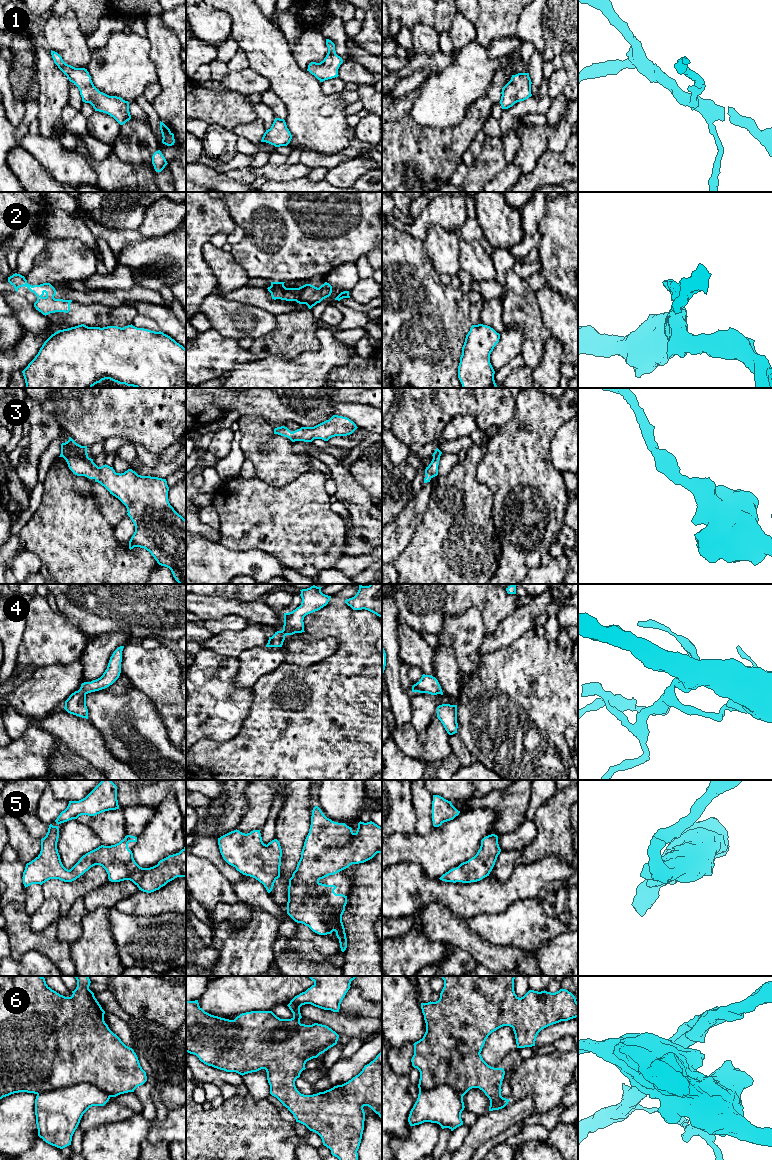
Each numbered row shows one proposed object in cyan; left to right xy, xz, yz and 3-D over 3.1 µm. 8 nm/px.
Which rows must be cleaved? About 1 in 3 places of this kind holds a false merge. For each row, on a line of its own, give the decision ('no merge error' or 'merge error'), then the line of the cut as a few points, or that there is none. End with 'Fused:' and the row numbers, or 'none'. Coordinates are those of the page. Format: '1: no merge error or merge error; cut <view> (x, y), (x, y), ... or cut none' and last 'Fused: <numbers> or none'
1: no merge error; cut none
2: merge error; cut xy (79, 325), (85, 325)
3: no merge error; cut none
4: no merge error; cut none
5: no merge error; cut none
6: merge error; cut xy (37, 1093), (90, 1083), (110, 1096)
Fused: 2, 6

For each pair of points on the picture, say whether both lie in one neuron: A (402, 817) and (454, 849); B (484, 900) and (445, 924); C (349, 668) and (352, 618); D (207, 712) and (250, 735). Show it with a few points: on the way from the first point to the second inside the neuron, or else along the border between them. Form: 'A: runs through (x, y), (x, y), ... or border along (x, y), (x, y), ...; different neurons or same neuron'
A: border along (414, 832), (411, 834), (394, 833), (392, 835); different neurons
B: border along (440, 901), (454, 913), (465, 919); different neurons
C: runs through (352, 656), (352, 630); same neuron
D: border along (249, 708), (240, 730), (232, 738), (220, 742); different neurons

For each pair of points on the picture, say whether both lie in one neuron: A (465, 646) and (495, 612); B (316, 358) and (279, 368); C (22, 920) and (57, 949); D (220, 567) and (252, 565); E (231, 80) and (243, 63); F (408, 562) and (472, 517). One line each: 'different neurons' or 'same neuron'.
A: different neurons
B: same neuron
C: same neuron
D: same neuron
E: different neurons
F: same neuron

